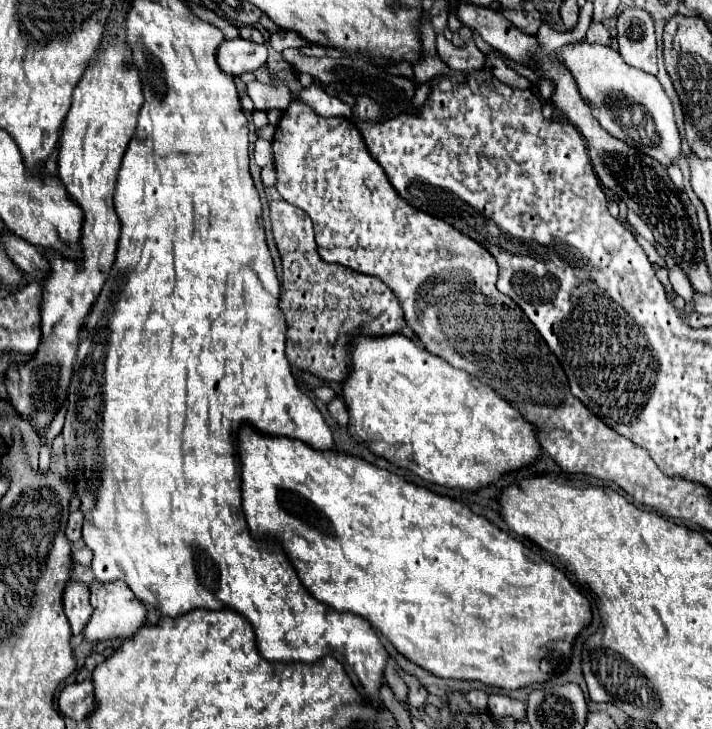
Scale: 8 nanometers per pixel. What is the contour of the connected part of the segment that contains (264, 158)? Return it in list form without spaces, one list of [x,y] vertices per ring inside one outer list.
[[[257,139],[253,157],[255,157],[255,163],[257,163],[259,167],[265,167],[265,165],[273,163],[273,151],[271,151],[271,143],[269,143],[269,141],[265,141],[265,139]]]

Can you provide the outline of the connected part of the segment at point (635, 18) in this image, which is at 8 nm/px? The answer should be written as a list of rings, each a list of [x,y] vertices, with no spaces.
[[[627,9],[617,19],[617,41],[623,61],[635,69],[657,75],[657,41],[647,11]]]

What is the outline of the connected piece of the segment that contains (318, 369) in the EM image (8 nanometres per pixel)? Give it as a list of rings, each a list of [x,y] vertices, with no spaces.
[[[283,199],[269,201],[269,217],[283,265],[279,309],[283,311],[287,323],[285,353],[297,369],[311,371],[323,381],[343,383],[351,369],[349,351],[357,335],[385,337],[399,333],[411,339],[415,337],[403,319],[395,293],[379,277],[359,275],[349,267],[327,263],[319,257],[313,237],[313,223],[303,209],[293,207]]]

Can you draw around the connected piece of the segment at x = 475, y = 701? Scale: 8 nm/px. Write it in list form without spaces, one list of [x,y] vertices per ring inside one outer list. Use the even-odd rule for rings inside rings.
[[[469,691],[465,695],[465,699],[471,705],[471,709],[475,709],[475,711],[485,711],[487,709],[487,693],[483,693],[483,691]]]

